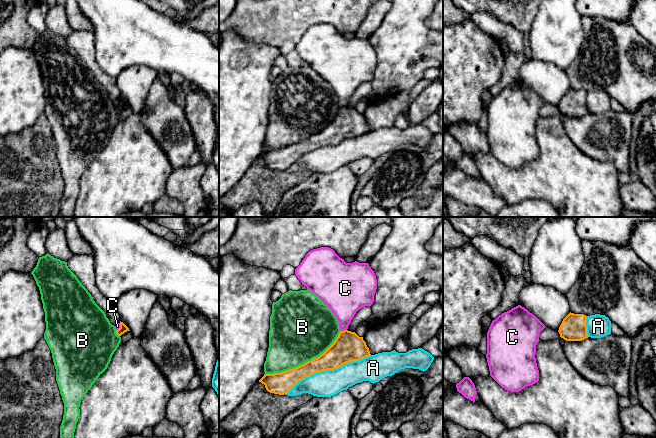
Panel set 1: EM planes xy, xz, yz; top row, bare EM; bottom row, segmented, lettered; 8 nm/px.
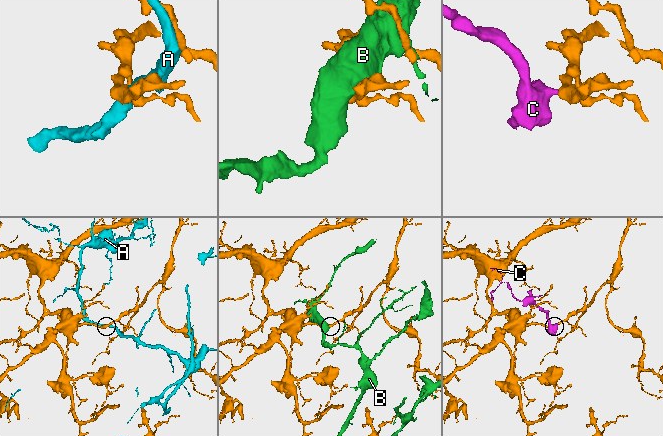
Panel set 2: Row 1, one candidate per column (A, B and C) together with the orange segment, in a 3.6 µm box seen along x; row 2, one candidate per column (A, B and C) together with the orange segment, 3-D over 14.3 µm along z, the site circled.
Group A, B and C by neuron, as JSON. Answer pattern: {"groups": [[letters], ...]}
{"groups": [["A"], ["B"], ["C"]]}

